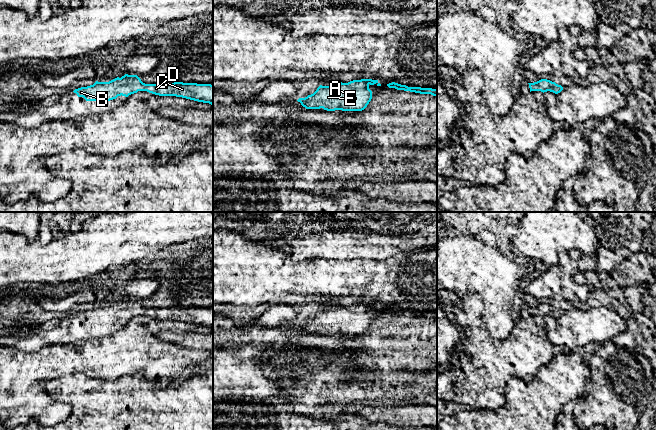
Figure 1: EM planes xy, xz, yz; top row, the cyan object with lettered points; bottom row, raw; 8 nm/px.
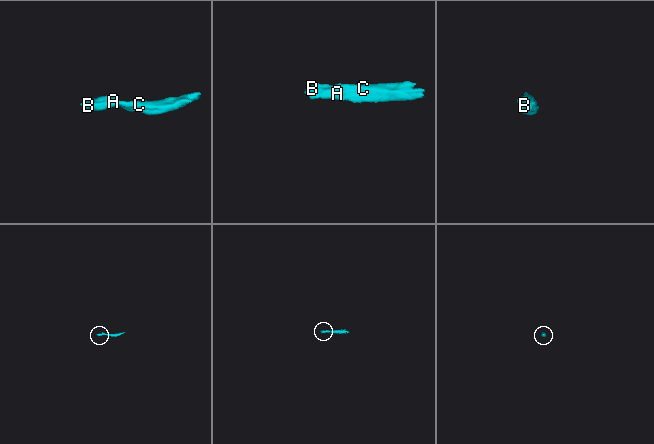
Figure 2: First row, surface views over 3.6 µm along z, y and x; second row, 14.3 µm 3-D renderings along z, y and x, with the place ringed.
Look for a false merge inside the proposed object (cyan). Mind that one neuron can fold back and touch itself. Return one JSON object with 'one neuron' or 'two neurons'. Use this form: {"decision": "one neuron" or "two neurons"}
{"decision": "one neuron"}

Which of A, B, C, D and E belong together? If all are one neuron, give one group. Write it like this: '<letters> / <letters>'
A B C D E

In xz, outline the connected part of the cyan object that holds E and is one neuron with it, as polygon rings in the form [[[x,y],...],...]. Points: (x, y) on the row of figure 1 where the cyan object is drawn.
[[[372,79],[338,82],[334,86],[320,85],[313,94],[297,101],[306,109],[362,111],[372,99],[369,86],[374,84],[381,86],[378,80]]]

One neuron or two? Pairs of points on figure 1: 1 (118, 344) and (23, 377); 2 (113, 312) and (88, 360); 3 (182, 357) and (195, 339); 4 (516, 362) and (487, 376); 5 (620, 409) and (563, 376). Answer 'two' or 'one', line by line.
1: one
2: two
3: two
4: one
5: two

